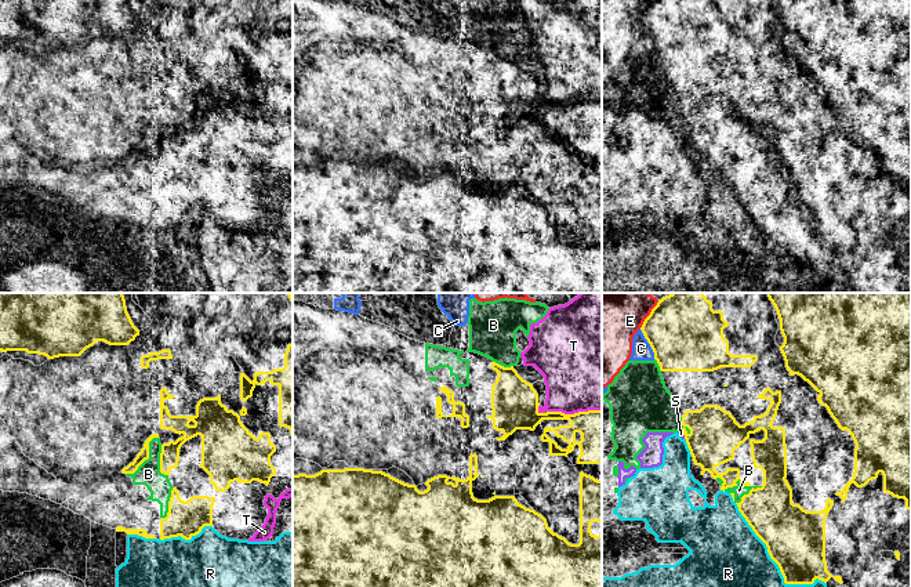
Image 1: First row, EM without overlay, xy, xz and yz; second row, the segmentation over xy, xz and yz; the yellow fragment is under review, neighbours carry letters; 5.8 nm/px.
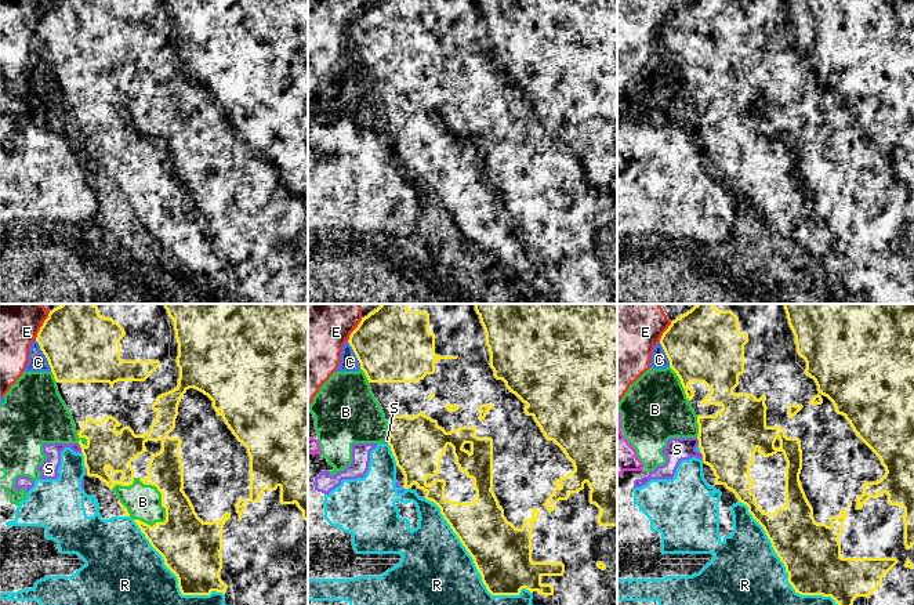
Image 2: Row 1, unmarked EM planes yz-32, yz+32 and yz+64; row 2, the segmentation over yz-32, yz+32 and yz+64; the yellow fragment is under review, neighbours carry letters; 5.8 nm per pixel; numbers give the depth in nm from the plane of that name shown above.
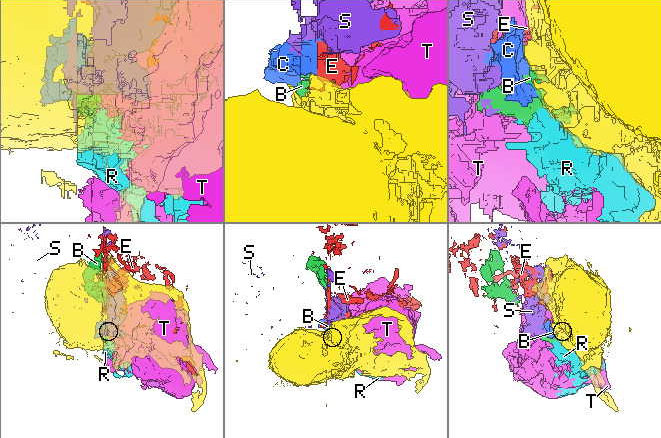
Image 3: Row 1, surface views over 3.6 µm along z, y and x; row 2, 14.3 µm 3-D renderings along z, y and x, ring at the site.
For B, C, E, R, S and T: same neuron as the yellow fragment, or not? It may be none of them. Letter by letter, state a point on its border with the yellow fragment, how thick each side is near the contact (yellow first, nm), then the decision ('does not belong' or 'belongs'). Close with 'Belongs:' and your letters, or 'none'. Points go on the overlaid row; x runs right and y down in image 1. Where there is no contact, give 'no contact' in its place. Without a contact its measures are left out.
B: yz (743, 485) | 280/70 nm | does not belong
C: yz (649, 343) | 420/110 nm | does not belong
E: yz (650, 314) | 420/460 nm | does not belong
R: yz (770, 557) | 340/400 nm | does not belong
S: yz (683, 434) | 280/30 nm | does not belong
T: xz (574, 413) | 240/460 nm | does not belong
Belongs: none

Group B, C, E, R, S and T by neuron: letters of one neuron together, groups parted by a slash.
B S / C E / R T

